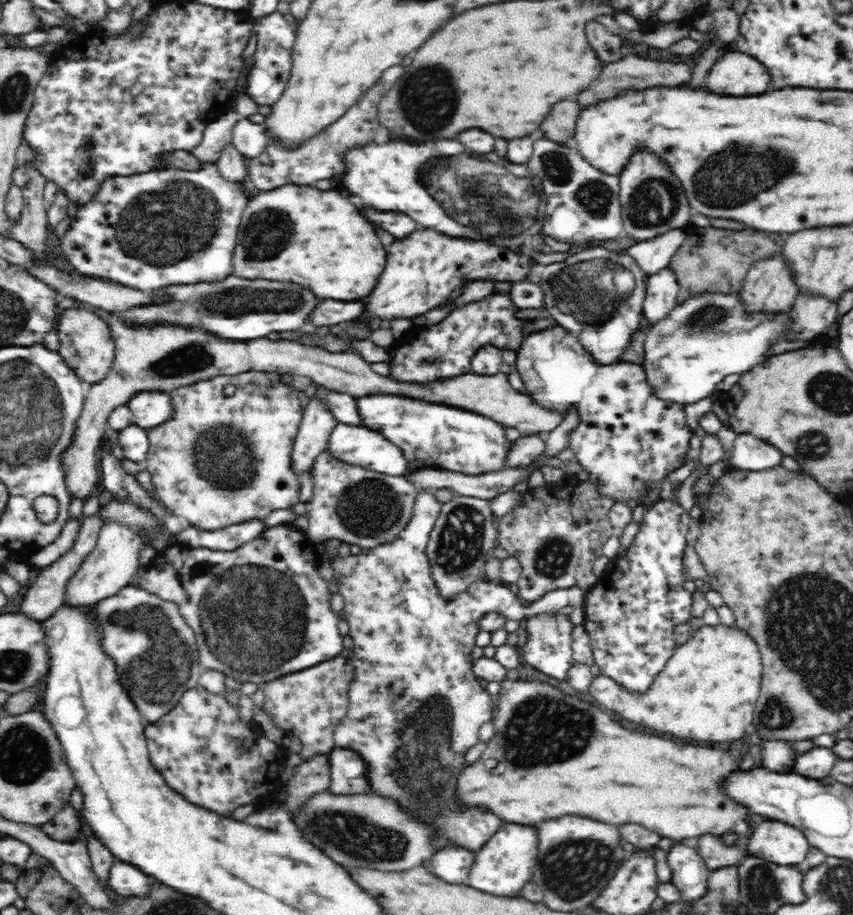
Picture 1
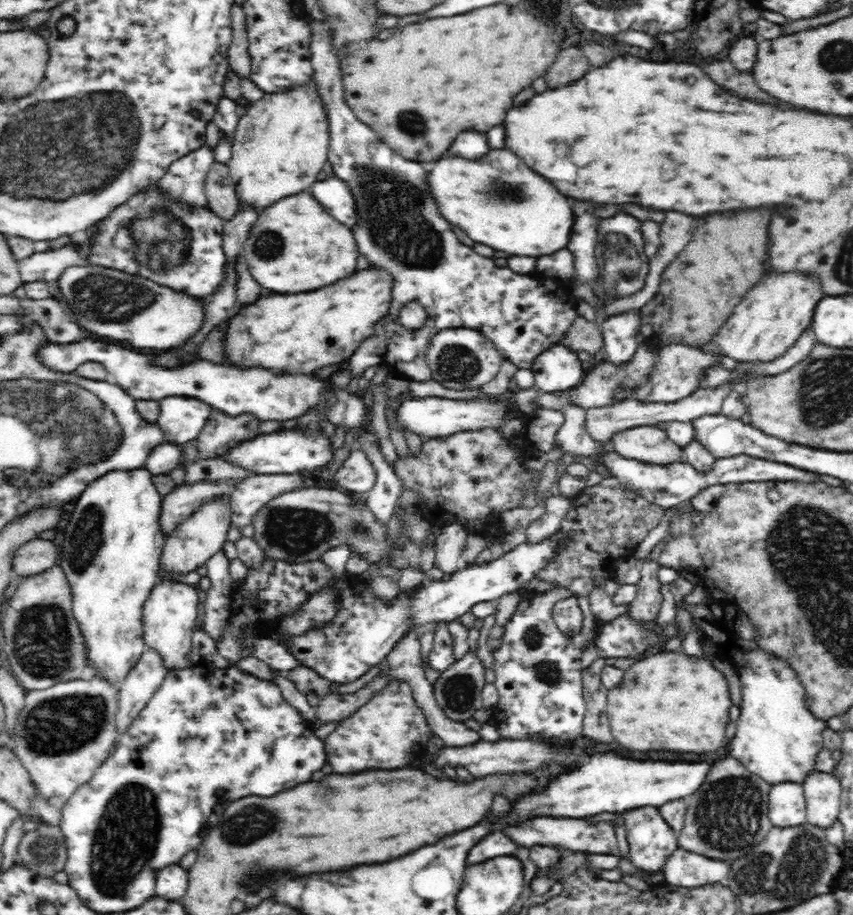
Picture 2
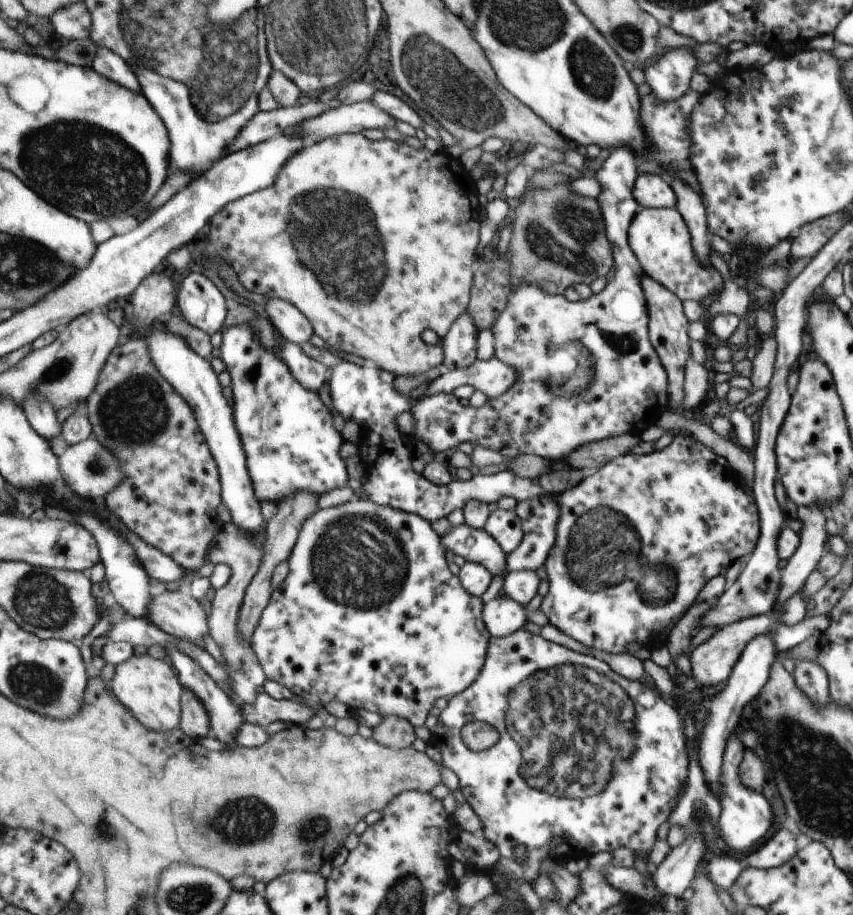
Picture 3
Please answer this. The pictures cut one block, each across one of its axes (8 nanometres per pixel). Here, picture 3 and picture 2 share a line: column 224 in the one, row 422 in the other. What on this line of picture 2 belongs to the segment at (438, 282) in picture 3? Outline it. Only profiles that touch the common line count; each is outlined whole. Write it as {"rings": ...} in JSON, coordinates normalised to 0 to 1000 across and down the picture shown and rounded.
{"rings":[[[250,447],[249,456],[231,481],[211,486],[213,506],[226,506],[234,502],[259,499],[279,483],[305,475],[305,460],[295,454],[265,455]]]}

